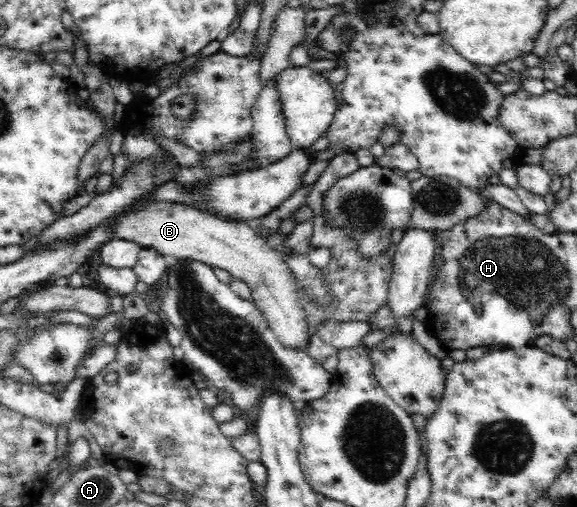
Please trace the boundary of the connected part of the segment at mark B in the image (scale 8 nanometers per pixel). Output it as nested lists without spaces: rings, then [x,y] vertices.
[[[151,203],[141,209],[133,209],[129,215],[125,213],[115,223],[115,237],[135,242],[141,248],[153,248],[162,256],[172,255],[178,260],[201,262],[211,268],[225,270],[231,277],[241,279],[249,287],[253,305],[266,318],[269,329],[273,332],[279,345],[282,345],[283,349],[298,349],[298,351],[308,353],[312,329],[307,323],[307,310],[303,308],[301,301],[303,291],[289,269],[284,255],[270,248],[257,234],[252,223],[223,220],[208,212],[176,203]]]

